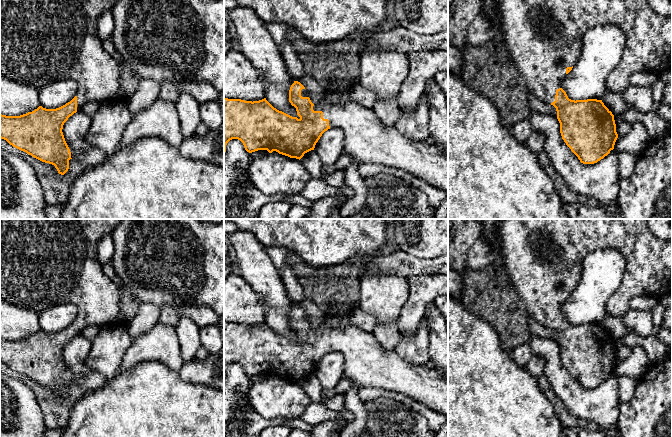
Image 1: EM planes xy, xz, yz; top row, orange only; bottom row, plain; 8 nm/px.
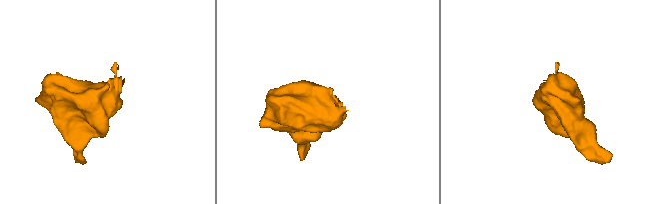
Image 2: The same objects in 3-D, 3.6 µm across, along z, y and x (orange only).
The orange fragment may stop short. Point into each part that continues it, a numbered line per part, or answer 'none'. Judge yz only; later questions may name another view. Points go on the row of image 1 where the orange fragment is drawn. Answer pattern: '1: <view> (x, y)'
1: yz (544, 37)

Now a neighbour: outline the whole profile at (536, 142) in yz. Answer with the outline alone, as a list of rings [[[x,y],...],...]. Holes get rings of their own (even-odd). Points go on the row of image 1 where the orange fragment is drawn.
[[[533,131],[528,138],[526,145],[534,153],[538,154],[544,149],[546,137],[540,132]]]

